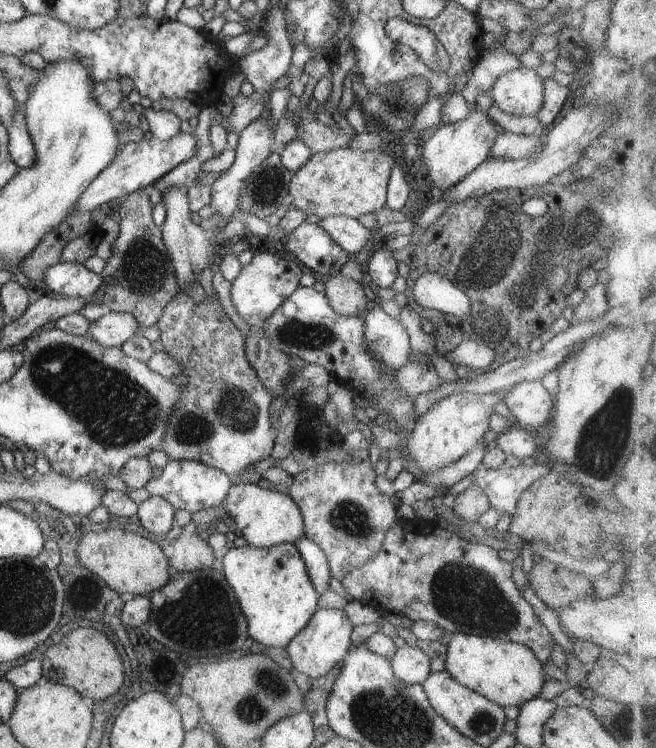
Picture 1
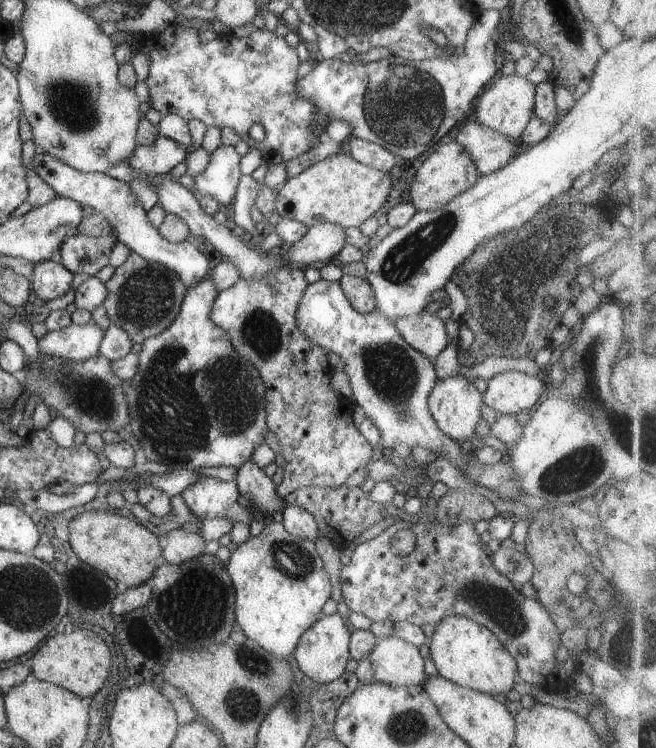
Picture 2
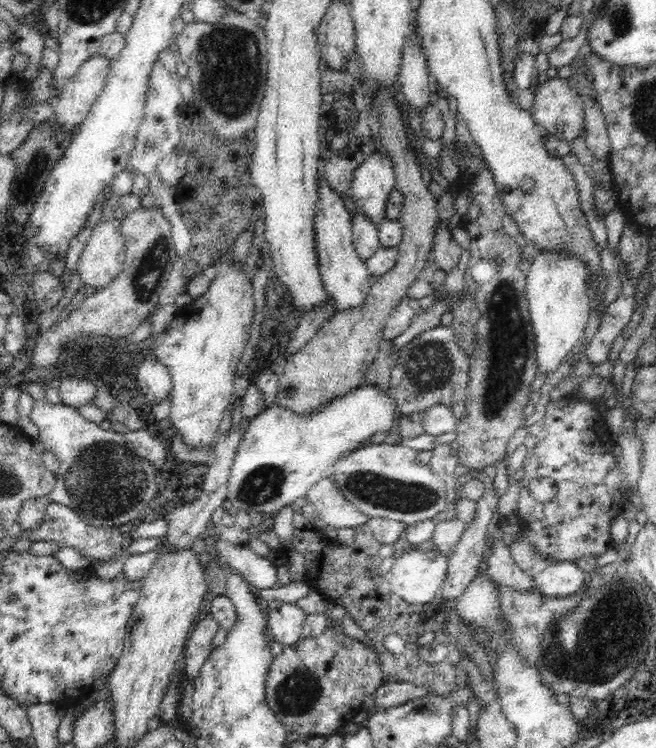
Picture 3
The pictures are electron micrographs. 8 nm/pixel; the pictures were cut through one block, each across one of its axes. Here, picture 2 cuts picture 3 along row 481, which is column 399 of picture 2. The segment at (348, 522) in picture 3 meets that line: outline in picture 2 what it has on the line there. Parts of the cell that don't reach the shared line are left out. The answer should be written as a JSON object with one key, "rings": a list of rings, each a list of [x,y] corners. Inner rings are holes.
{"rings":[[[430,312],[394,320],[400,336],[426,358],[436,358],[449,345],[446,322]]]}

